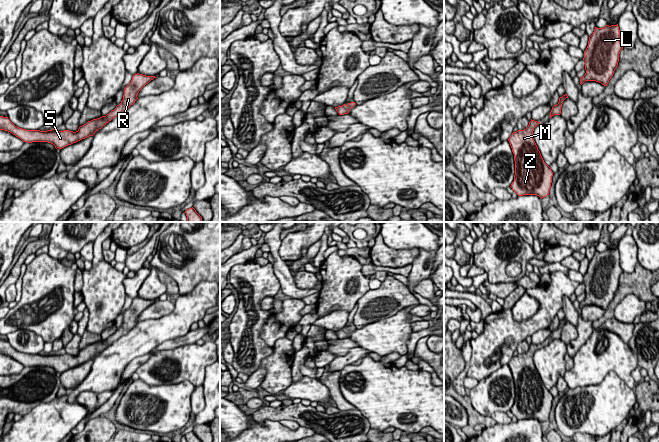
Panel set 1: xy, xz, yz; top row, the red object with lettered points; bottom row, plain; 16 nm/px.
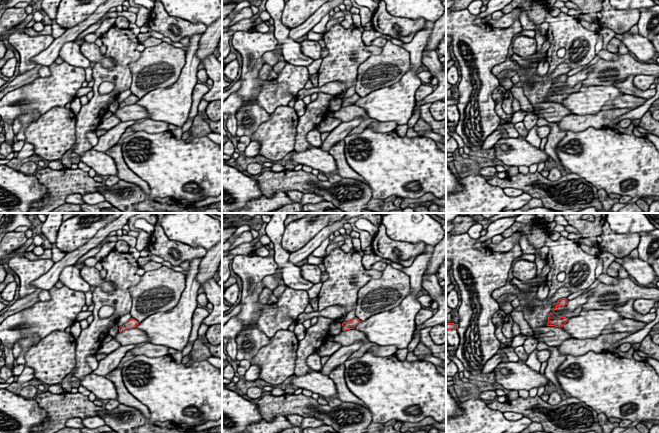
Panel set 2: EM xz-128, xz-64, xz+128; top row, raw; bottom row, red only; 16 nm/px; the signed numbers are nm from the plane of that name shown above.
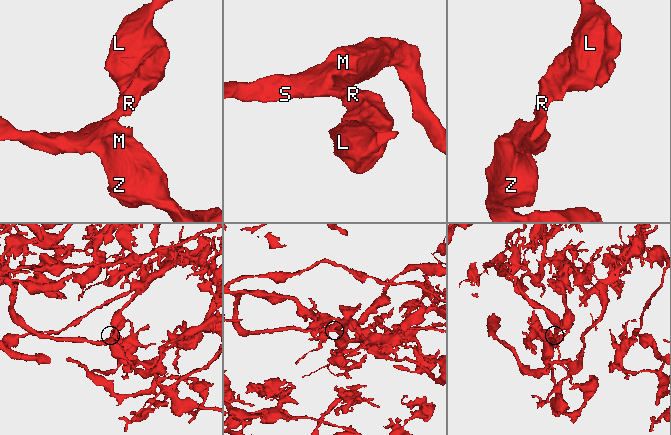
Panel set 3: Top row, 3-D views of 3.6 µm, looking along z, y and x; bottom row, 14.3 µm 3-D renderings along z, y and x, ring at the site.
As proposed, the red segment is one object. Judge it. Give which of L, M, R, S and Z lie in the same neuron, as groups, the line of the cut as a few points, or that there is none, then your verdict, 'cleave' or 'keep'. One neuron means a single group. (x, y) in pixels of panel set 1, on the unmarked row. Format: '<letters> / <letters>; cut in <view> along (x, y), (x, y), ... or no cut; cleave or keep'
L M R S Z; no cut; keep

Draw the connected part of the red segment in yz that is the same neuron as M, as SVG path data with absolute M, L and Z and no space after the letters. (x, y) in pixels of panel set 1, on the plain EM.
M531 343L526 353L513 356L508 365L512 372L515 385L514 405L510 411L518 420L537 419L542 423L549 419L553 396L551 392L544 386L533 362L534 352L539 347L540 346Z

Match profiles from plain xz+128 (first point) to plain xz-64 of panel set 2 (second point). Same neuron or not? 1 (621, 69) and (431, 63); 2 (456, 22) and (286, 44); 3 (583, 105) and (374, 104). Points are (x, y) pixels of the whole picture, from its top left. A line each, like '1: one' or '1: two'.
1: two
2: two
3: one

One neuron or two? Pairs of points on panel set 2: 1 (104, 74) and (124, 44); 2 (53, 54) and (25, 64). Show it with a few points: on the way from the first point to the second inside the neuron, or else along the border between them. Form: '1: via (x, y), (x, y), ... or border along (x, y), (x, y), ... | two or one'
1: via (113, 72), (122, 63), (123, 53) | one
2: border along (49, 46), (34, 55), (30, 60) | two

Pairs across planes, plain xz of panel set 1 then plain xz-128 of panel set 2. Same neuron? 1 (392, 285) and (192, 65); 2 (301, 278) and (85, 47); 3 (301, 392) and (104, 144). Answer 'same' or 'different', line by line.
1: different
2: same
3: different

